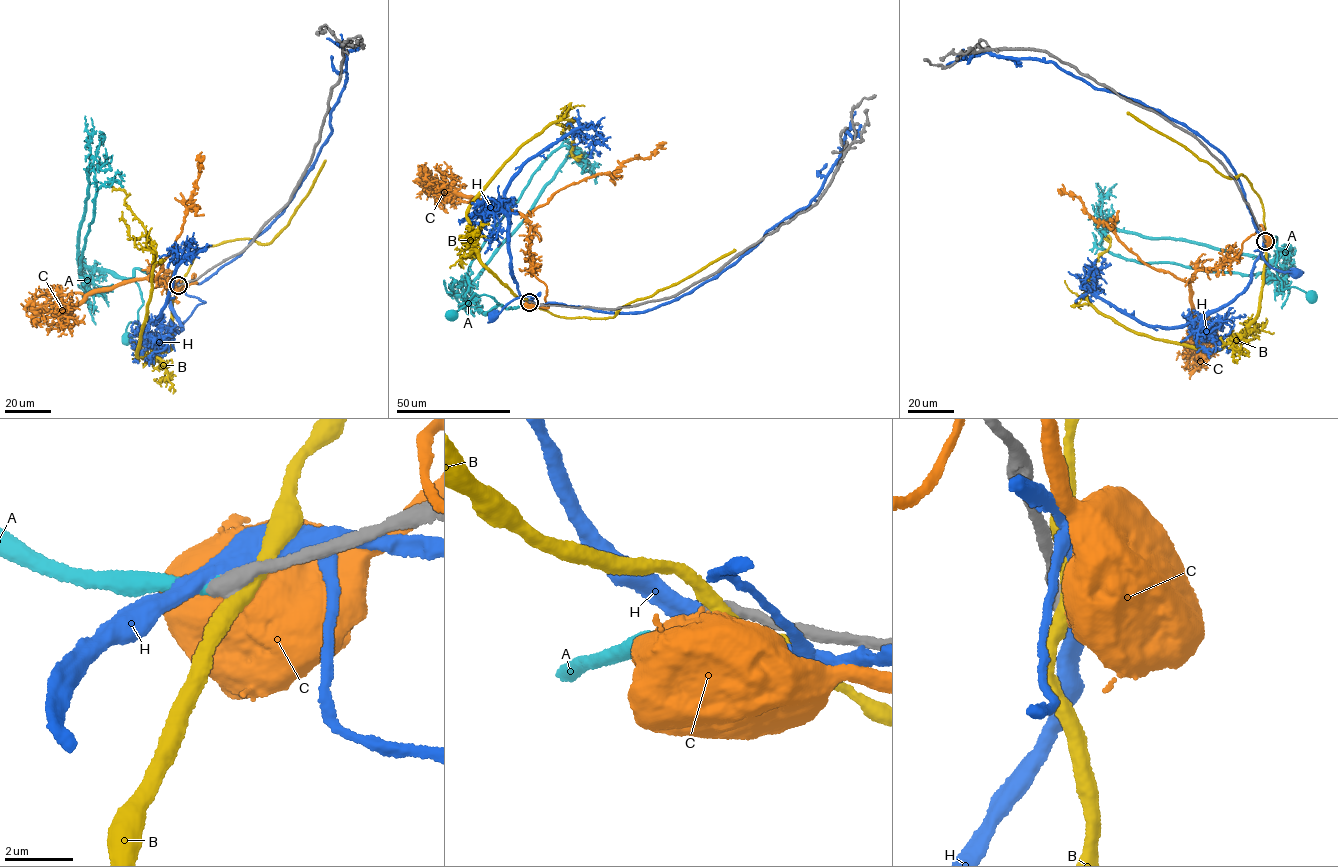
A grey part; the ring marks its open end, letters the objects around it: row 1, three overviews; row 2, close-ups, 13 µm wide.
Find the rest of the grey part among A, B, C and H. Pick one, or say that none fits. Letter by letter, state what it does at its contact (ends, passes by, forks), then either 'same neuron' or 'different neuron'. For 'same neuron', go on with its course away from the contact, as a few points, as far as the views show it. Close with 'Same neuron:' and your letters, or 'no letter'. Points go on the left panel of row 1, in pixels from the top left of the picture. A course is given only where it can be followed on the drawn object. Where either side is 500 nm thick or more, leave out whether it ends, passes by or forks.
A: same neuron | via (178, 285), (135, 269), (132, 279), (138, 285), (143, 304), (138, 324), (128, 324), (125, 339)
B: different neuron
C: different neuron
H: different neuron
Same neuron: A

